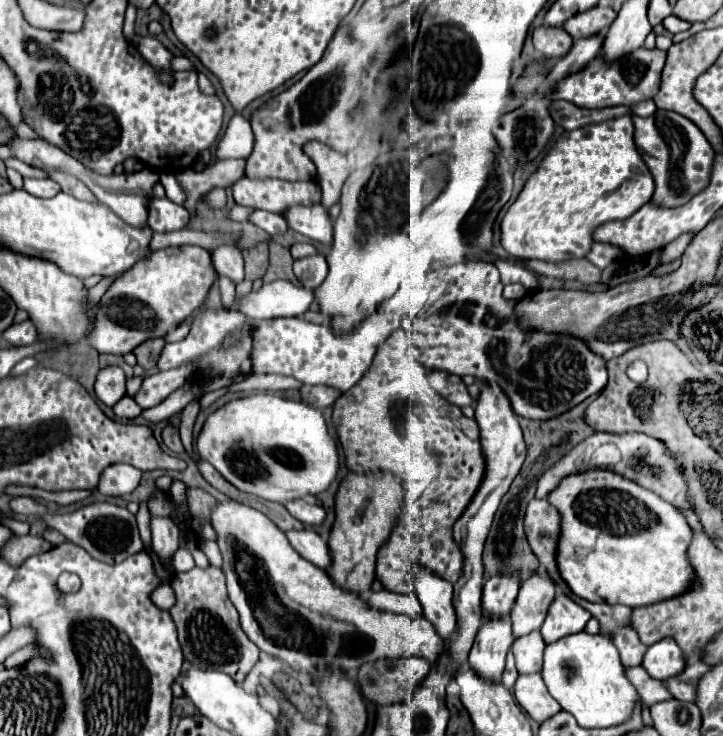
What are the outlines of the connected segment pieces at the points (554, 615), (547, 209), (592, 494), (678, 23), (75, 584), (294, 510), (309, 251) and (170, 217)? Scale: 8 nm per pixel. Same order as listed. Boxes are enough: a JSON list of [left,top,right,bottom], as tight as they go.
[[540,594,590,642],[502,116,654,262],[548,472,698,608],[662,16,690,34],[58,574,80,592],[286,500,326,526],[290,242,316,258],[148,194,190,232]]

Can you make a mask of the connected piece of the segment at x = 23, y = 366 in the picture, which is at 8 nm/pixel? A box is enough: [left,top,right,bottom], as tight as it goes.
[10,358,38,376]

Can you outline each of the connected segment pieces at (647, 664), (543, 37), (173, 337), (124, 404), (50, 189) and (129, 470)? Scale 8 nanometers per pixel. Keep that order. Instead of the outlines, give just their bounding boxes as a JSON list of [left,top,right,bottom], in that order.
[[642,638,684,680],[534,28,574,58],[166,321,190,342],[114,396,142,420],[24,178,60,198],[98,464,142,496]]

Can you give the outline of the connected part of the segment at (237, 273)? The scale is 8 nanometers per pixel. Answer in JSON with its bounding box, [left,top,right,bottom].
[212,246,244,282]

